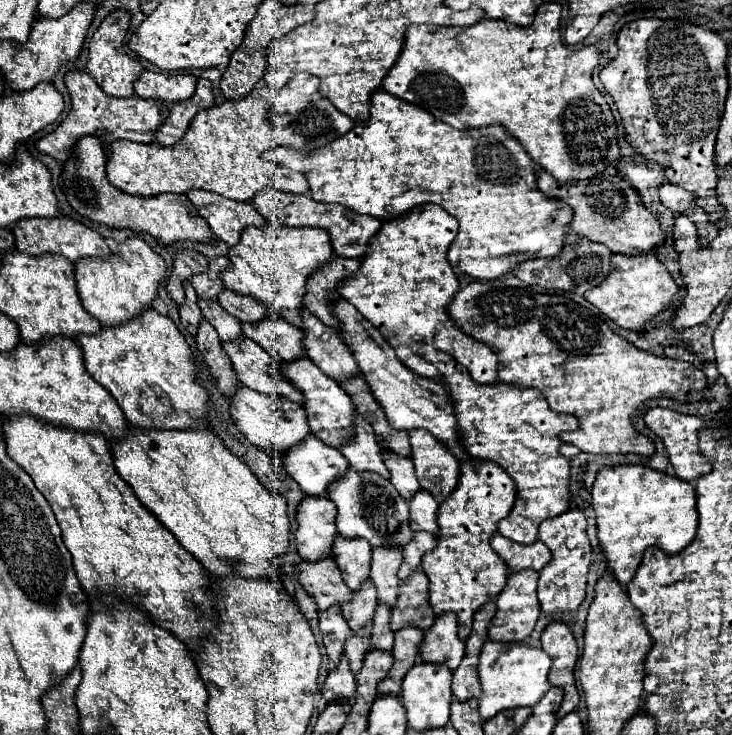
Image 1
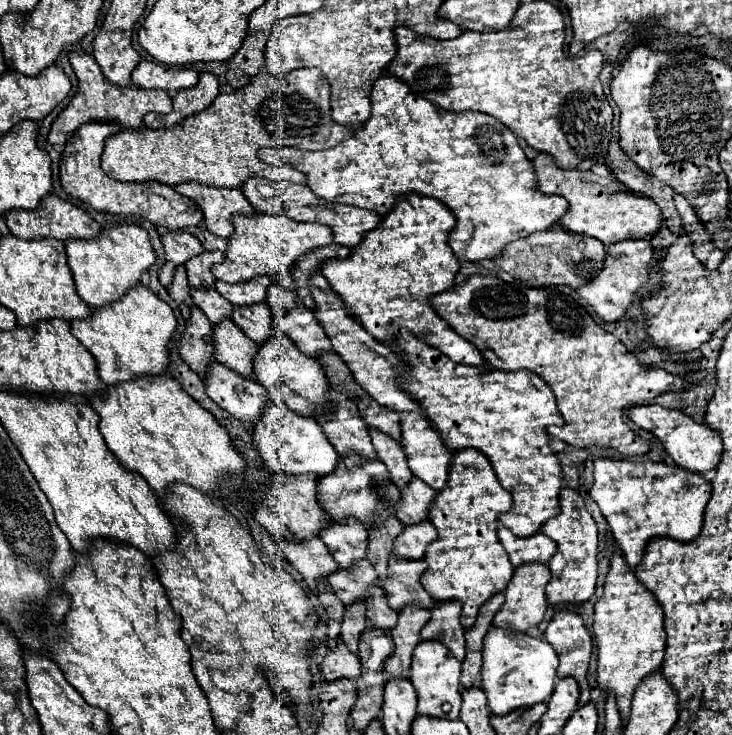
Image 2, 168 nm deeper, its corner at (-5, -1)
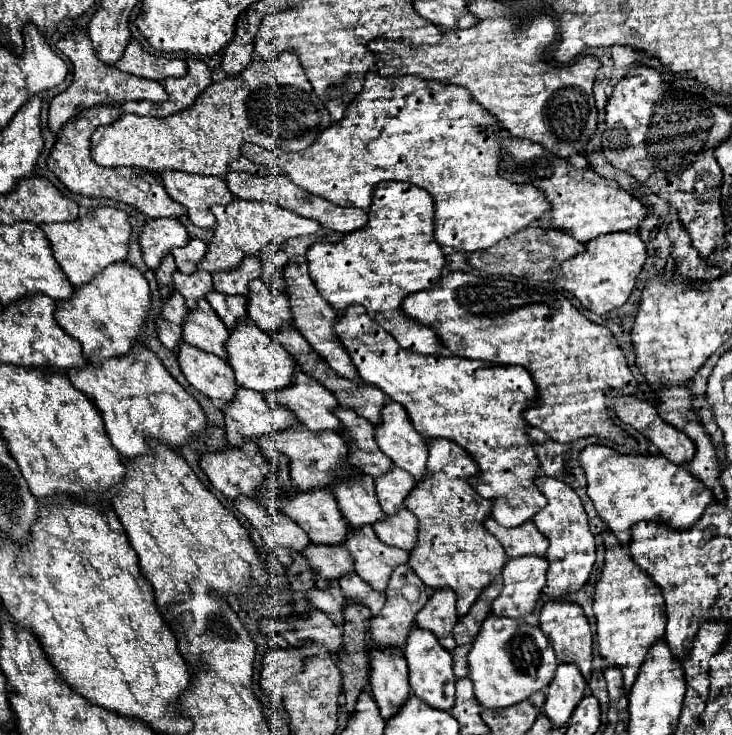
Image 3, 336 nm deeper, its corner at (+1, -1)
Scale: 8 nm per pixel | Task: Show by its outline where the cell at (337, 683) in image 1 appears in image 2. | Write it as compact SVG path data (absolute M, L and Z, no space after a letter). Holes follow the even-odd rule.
M341 638L337 640L337 650L327 650L319 666L327 682L335 682L339 678L357 680L361 674L359 656L349 652L349 648L343 644Z

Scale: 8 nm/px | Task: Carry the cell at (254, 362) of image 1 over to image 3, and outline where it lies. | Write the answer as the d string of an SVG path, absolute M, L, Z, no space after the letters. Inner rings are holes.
M199 300L199 308L189 312L183 326L183 340L199 350L215 354L219 358L227 358L227 338L229 330L221 322L221 318L213 312L207 300Z

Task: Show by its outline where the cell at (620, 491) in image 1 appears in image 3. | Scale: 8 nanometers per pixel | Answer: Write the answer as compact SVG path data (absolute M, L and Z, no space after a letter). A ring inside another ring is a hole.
M587 446L579 462L587 476L587 494L601 520L617 536L623 548L629 548L631 526L639 520L669 524L673 530L691 528L713 500L713 492L683 466L675 466L665 456L629 456L607 446Z

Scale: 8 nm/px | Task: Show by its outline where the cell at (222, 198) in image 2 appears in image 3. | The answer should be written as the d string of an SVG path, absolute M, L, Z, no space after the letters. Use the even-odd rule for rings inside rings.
M167 170L161 174L167 194L183 204L189 212L189 220L199 228L211 228L215 216L211 212L213 204L231 204L233 194L227 184L217 176L199 176Z

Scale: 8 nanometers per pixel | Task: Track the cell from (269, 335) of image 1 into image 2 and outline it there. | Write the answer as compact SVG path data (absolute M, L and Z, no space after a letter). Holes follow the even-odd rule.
M265 302L249 306L233 306L231 320L257 344L263 344L263 340L267 340L275 332L271 328L273 312Z

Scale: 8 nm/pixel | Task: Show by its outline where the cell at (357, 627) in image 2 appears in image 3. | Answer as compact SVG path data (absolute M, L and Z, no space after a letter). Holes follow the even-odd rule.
M331 582L329 590L319 590L319 588L311 590L311 592L307 594L307 598L311 600L311 604L313 604L315 608L319 608L319 610L325 612L333 622L337 622L337 628L339 628L339 630L343 630L343 624L345 624L345 622L343 622L343 610L345 610L347 598L343 596L343 592L341 592L341 588L339 588L337 582Z

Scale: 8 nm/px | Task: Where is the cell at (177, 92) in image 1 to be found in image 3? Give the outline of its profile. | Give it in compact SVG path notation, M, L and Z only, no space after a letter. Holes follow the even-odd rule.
M137 40L129 42L123 58L115 64L121 72L163 82L167 78L183 78L187 74L187 64L177 58L165 58L161 54L149 54L141 48Z

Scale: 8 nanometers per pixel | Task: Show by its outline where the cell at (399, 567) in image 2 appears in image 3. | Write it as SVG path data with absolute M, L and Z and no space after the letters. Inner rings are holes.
M371 526L349 532L345 546L355 560L355 572L379 592L387 590L393 568L409 562L409 552L383 544Z

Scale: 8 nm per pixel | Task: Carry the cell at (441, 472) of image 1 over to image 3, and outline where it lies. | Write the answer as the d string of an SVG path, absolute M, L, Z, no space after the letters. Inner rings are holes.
M389 402L381 412L381 424L377 426L377 444L395 466L409 472L417 482L427 474L427 442L413 428L405 408L397 402Z

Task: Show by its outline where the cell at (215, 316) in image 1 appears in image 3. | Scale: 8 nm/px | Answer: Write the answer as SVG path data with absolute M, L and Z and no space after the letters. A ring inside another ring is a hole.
M175 272L173 282L175 282L175 288L185 296L189 310L197 308L197 300L207 298L207 294L213 290L209 272L195 272L195 274L189 274L189 276Z

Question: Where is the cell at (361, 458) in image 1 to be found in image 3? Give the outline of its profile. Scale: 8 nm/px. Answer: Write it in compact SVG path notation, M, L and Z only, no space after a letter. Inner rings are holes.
M301 370L295 372L295 380L289 388L283 388L281 392L269 392L267 398L273 406L287 406L293 410L299 422L313 432L343 432L341 420L335 416L337 398L333 392L329 392L325 386L321 386L321 382L313 380Z

